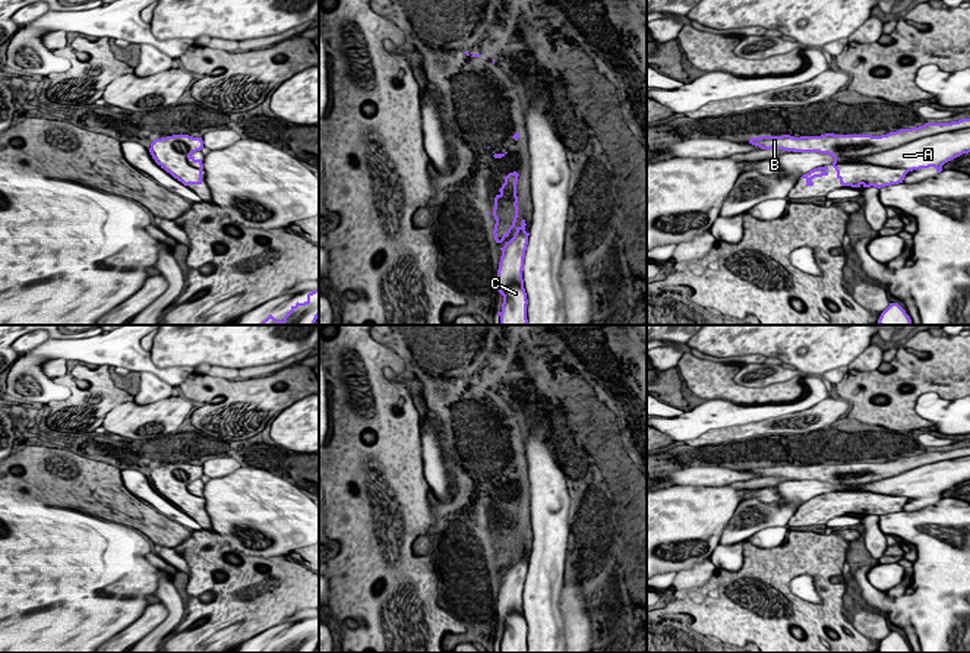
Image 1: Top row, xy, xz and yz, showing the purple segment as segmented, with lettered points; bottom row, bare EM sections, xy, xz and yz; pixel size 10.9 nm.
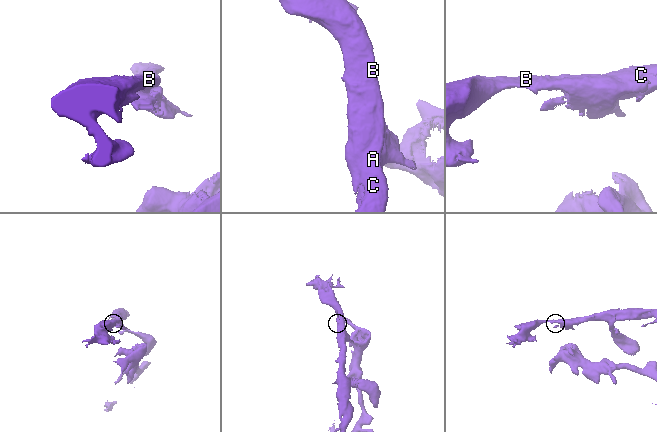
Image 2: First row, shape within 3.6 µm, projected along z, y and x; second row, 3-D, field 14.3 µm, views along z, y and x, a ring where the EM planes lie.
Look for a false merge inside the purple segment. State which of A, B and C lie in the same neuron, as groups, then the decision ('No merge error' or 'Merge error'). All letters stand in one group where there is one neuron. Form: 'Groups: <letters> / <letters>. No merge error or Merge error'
Groups: A B C. No merge error

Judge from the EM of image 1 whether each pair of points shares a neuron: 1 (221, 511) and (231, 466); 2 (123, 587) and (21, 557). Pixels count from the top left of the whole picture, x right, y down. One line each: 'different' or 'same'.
1: different
2: different

